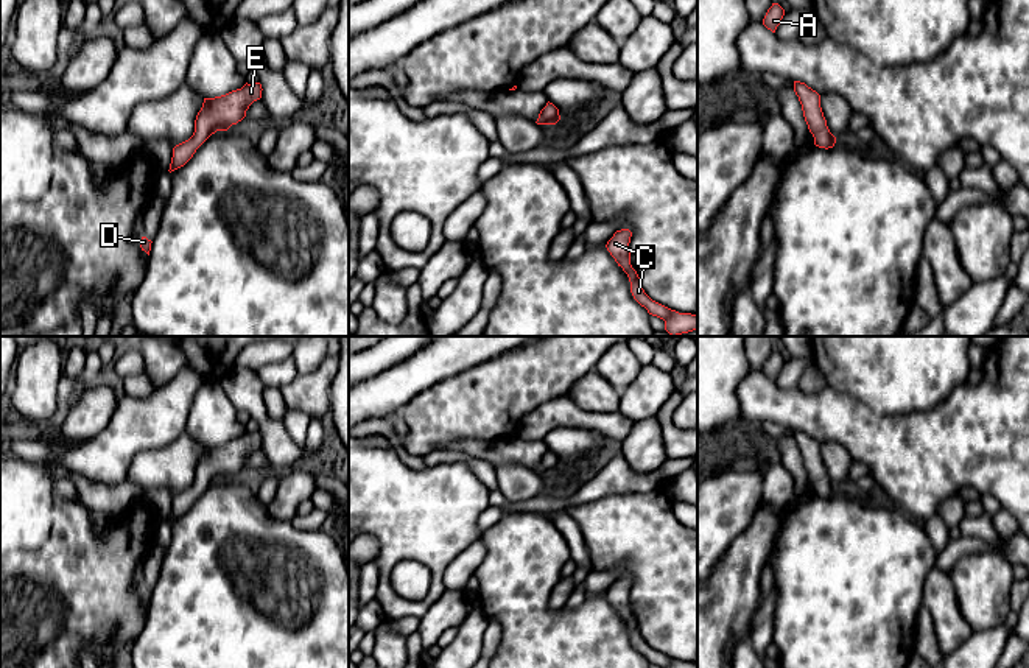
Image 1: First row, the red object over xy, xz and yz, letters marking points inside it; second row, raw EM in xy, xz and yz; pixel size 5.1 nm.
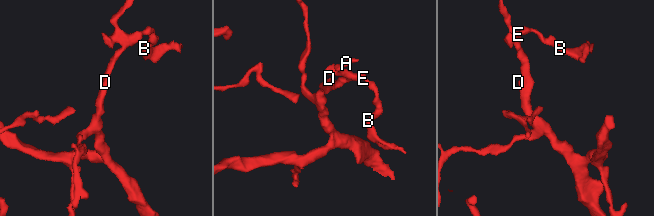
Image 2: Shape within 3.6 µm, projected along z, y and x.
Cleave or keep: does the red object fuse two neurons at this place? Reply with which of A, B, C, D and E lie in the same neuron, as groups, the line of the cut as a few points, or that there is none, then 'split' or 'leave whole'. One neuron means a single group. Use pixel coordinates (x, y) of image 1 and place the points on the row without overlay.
A B C E / D | yz (828, 480), (813, 485) | split

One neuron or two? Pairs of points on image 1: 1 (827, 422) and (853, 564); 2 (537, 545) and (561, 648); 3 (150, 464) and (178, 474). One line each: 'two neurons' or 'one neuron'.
1: two neurons
2: one neuron
3: one neuron

